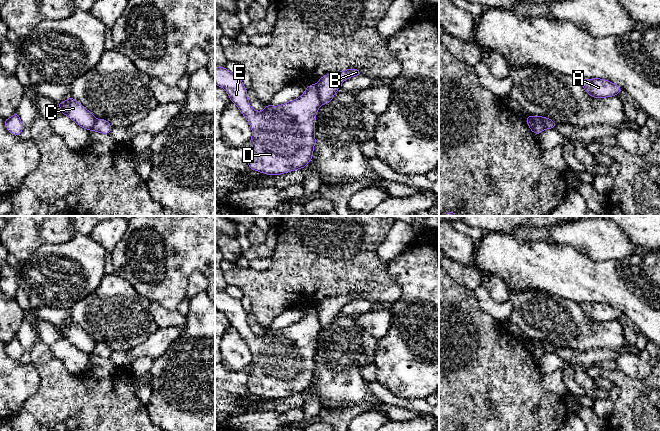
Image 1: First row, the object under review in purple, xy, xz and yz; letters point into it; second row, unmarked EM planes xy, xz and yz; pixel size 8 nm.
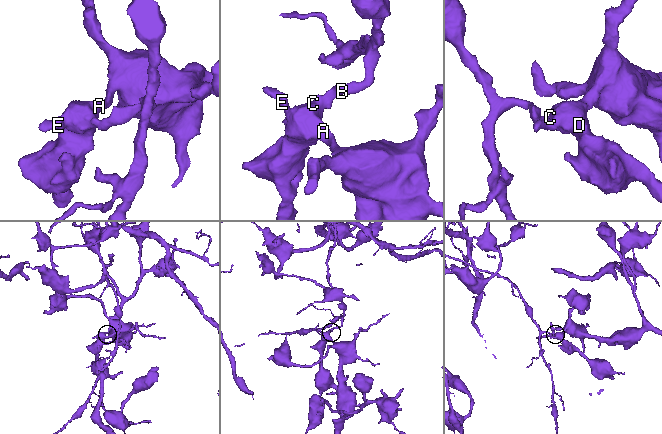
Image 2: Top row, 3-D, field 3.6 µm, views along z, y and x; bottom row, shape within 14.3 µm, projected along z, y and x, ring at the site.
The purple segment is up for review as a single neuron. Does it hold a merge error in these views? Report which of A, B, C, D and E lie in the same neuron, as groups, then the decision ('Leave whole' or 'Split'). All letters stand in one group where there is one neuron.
Groups: A C D E / B. Split

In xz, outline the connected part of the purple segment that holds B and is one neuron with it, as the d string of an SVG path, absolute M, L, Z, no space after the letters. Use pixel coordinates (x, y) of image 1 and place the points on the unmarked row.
M346 293L337 297L329 297L322 300L317 309L317 317L319 319L320 325L322 328L329 328L335 317L339 314L341 308L353 301L360 300L360 293Z

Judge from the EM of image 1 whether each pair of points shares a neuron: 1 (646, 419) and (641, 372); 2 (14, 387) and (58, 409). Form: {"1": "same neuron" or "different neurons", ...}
{"1": "different neurons", "2": "different neurons"}

